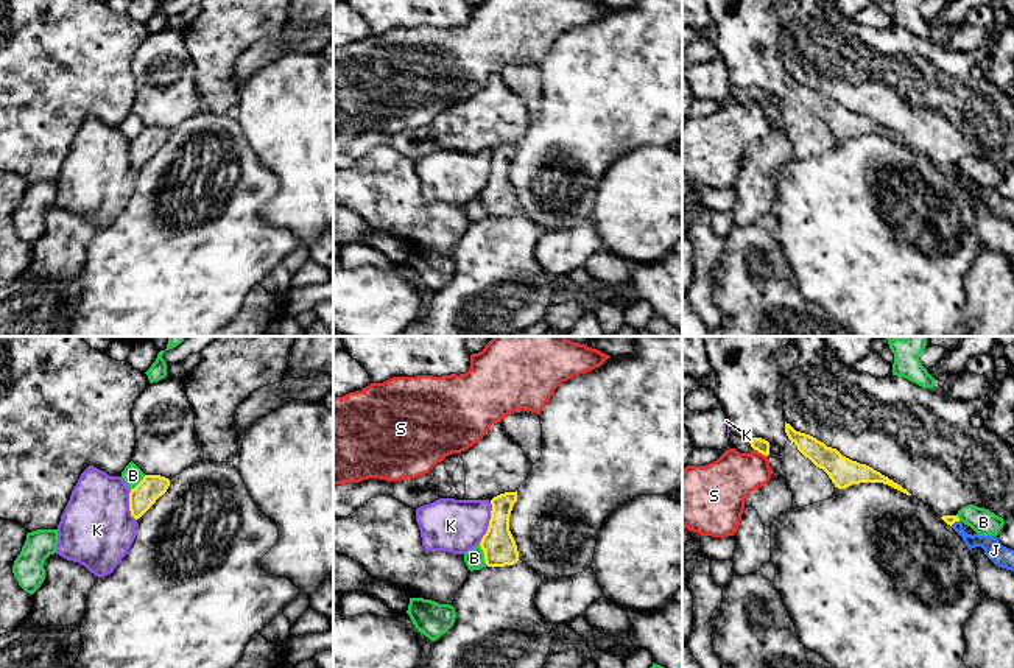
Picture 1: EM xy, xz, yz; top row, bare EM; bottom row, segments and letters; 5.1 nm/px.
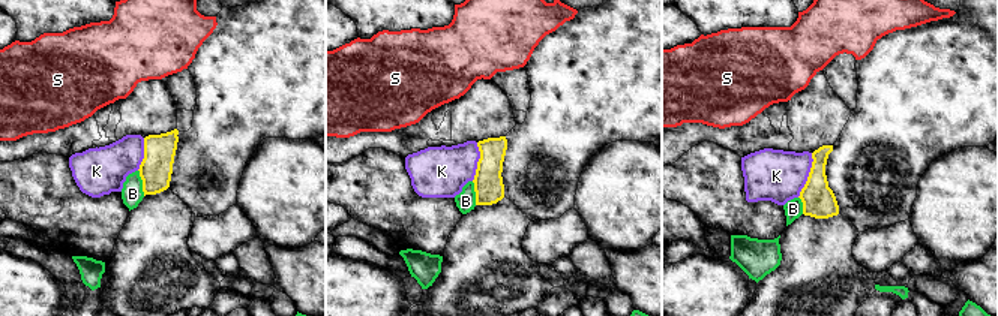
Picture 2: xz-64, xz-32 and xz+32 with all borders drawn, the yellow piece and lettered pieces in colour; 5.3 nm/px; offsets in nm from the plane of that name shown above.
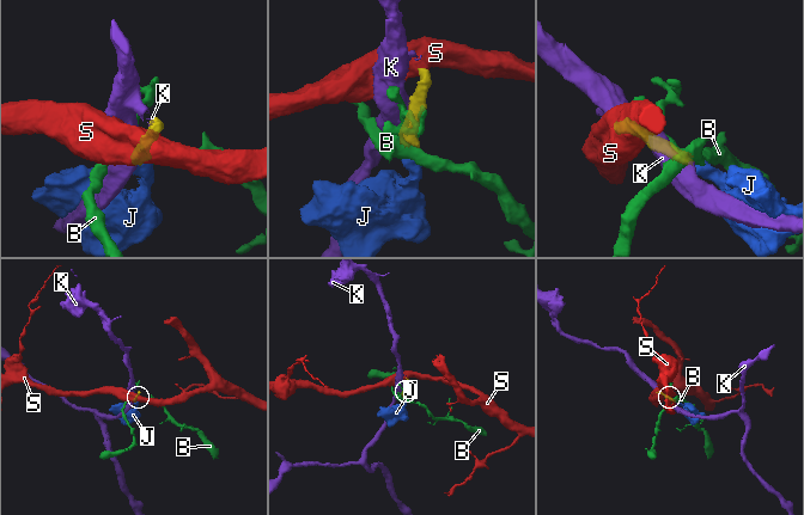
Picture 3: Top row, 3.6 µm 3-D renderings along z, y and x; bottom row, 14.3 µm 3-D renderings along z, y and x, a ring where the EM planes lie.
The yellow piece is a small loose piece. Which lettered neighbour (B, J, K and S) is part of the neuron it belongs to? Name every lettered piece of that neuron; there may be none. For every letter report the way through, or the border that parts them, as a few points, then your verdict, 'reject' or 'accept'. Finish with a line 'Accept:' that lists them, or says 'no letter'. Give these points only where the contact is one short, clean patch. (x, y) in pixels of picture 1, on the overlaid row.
B: reject
J: way yz (949, 519), (954, 522), (992, 548); accept
K: reject
S: border yz (754, 449), (767, 457); reject
Accept: J

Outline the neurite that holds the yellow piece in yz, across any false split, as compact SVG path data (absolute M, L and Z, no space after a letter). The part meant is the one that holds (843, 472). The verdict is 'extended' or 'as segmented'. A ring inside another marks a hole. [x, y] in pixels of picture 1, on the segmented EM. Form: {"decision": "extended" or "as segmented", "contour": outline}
{"decision": "as segmented", "contour": "M787 422L785 433L805 458L829 475L838 489L846 489L860 483L883 483L907 495L911 495L900 484L894 483L872 467L843 456L836 448L827 447L824 442L810 434L796 431Z"}

